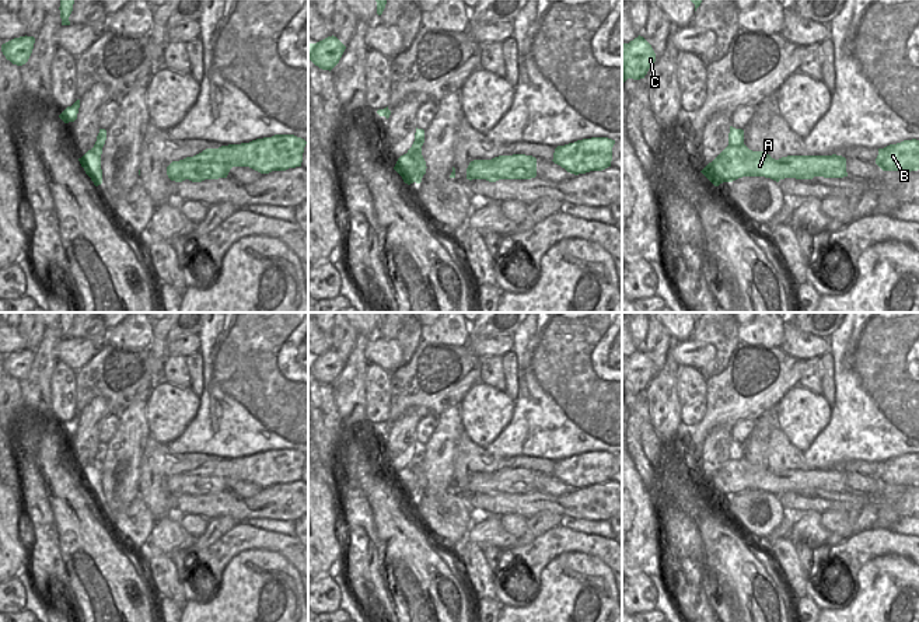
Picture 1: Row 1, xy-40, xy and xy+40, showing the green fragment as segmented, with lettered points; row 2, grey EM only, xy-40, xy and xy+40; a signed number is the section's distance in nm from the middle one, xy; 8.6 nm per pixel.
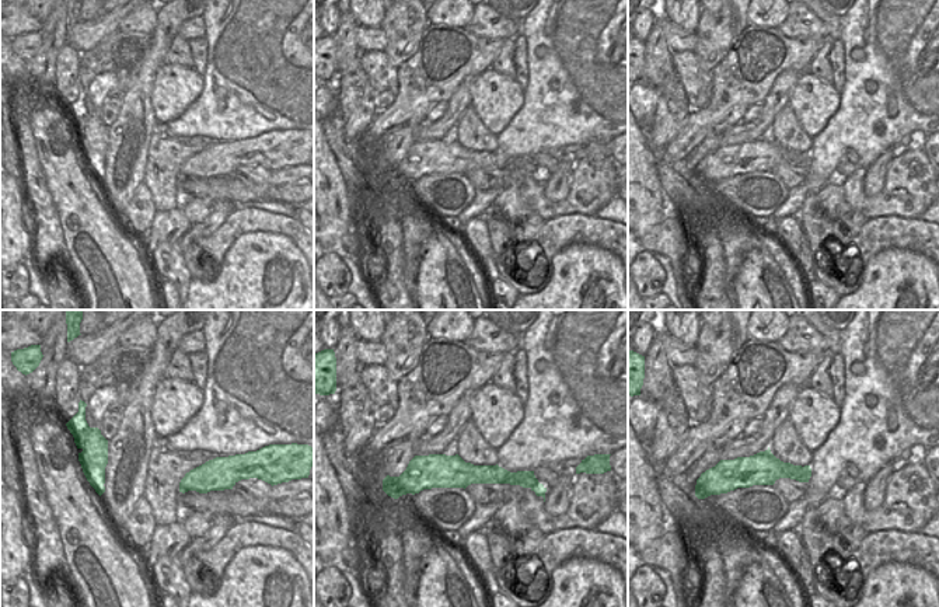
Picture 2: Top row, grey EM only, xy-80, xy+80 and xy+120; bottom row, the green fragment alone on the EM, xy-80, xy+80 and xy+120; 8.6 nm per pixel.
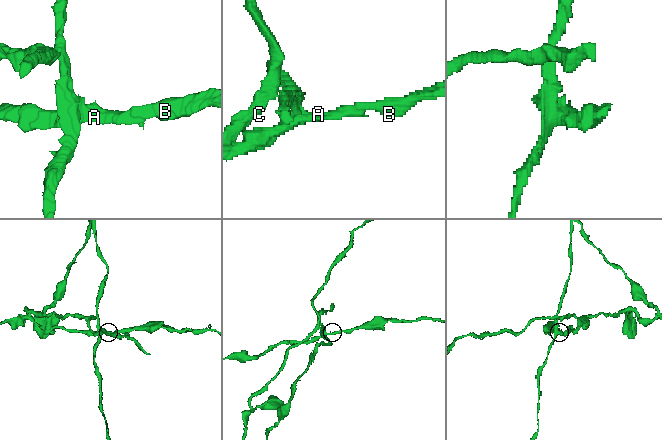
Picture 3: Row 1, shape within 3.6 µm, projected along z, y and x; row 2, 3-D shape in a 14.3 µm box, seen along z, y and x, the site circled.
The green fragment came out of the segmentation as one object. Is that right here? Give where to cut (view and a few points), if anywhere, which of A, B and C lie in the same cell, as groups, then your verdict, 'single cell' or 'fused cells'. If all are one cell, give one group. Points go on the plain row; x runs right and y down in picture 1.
xy (420, 462), (408, 467), (409, 488), (395, 479) | A B / C | fused cells

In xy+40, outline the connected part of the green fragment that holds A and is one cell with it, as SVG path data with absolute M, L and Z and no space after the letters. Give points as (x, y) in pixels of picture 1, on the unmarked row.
M728 458L700 485L714 500L742 490L765 490L776 496L785 492L843 492L846 472L842 469L787 469L779 474L765 465L752 465L745 458Z

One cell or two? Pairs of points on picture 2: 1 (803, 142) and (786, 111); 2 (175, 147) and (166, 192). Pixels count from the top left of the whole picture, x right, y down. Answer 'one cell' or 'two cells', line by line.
1: one cell
2: one cell

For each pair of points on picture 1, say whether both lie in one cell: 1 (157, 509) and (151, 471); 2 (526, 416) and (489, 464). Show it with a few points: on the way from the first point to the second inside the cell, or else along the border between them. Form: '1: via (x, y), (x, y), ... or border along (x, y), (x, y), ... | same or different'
1: via (157, 499), (153, 492), (153, 481) | same
2: border along (485, 447), (498, 457), (528, 455) | different

